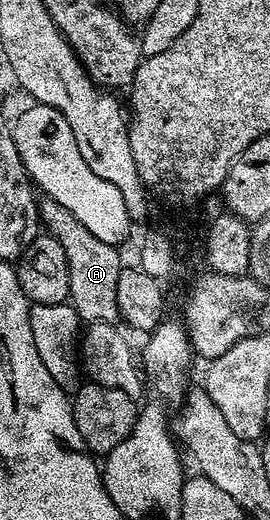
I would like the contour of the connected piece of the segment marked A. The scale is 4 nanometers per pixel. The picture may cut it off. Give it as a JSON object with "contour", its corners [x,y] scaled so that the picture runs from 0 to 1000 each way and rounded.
{"contour":[[[167,377],[148,383],[144,410],[152,415],[152,435],[170,442],[178,456],[219,462],[248,492],[256,508],[256,563],[267,587],[278,590],[304,621],[337,619],[411,619],[430,621],[448,610],[441,585],[433,583],[433,563],[441,562],[441,527],[456,517],[448,506],[444,479],[433,473],[396,469],[337,444],[267,410],[230,388],[211,387],[193,377]]]}

